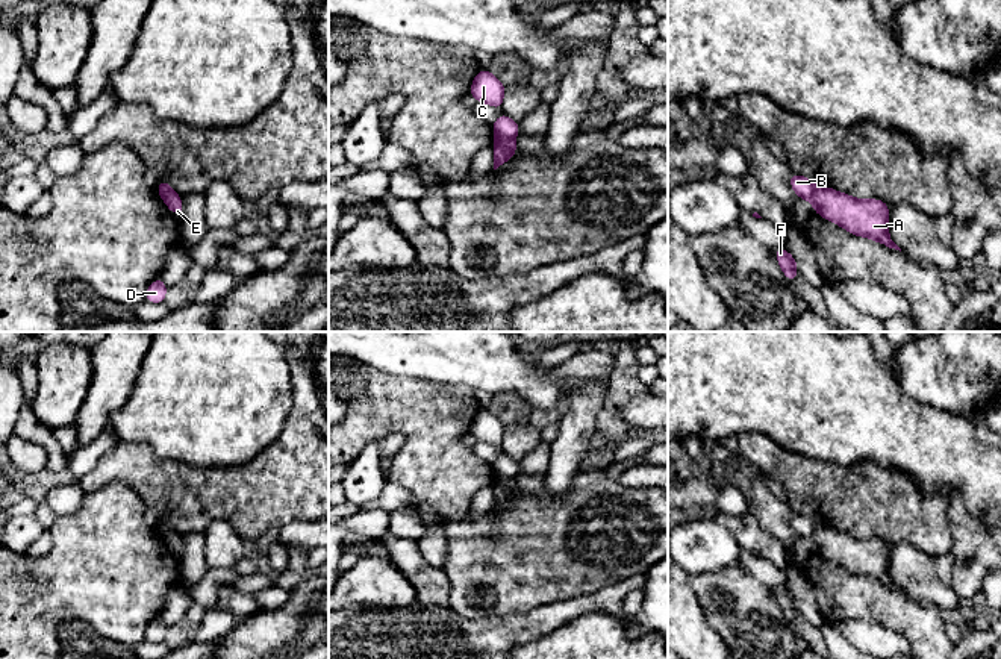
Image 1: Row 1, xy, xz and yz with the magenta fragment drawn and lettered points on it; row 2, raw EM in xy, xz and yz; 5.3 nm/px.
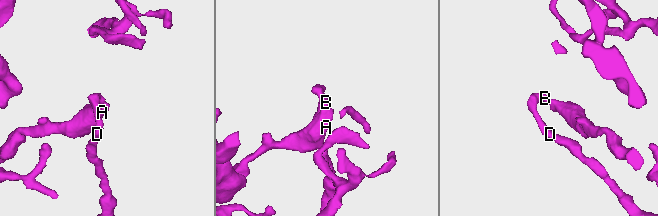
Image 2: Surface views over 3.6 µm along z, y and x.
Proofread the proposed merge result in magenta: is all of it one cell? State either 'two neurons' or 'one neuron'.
two neurons

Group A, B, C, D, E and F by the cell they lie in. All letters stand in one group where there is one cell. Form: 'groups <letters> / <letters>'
groups A E / B C D F

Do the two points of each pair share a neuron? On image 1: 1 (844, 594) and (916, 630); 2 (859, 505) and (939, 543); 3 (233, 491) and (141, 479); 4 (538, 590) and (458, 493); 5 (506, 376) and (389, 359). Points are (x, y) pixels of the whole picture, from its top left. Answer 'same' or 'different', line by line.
1: same
2: same
3: same
4: different
5: same

